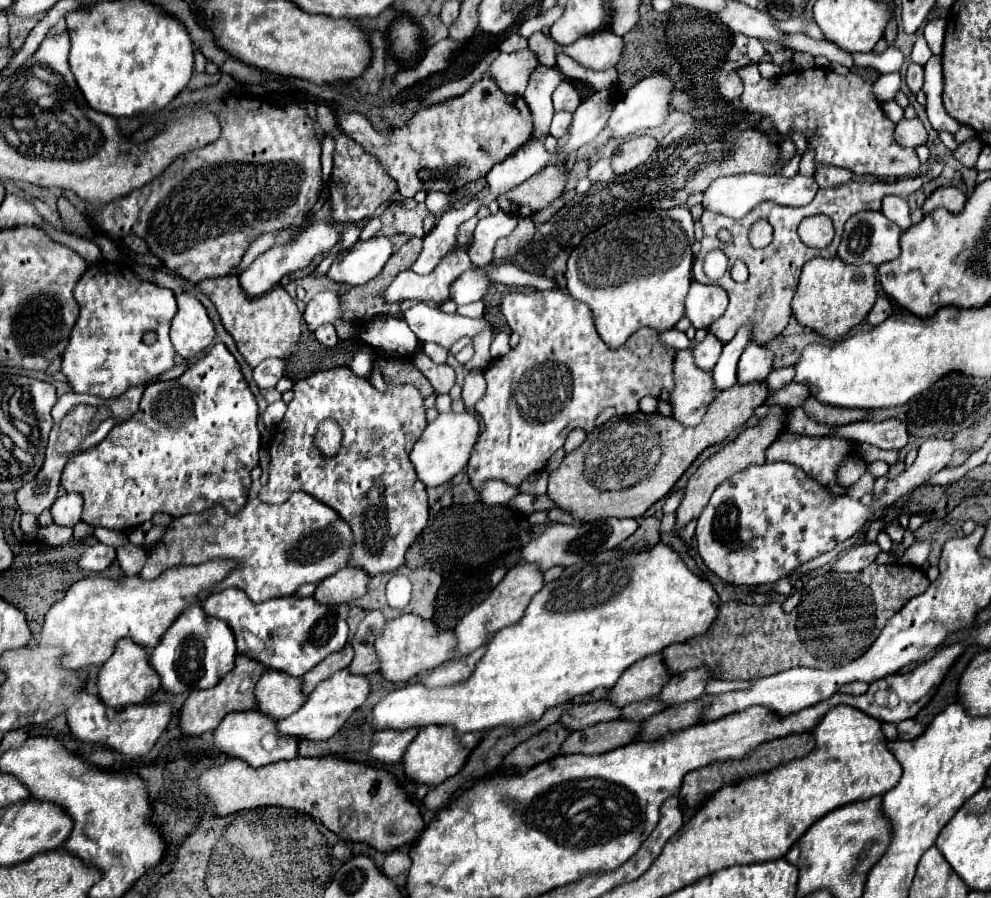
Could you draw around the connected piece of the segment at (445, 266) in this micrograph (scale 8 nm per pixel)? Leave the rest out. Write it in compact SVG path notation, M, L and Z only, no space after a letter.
M460 248L452 254L444 256L442 262L426 276L418 276L412 270L406 270L396 276L396 280L384 292L386 302L398 300L422 300L422 302L436 302L442 304L448 300L452 282L468 268L476 268L468 254Z

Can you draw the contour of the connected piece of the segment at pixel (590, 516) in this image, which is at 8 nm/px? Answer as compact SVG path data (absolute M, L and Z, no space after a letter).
M750 382L750 384L734 384L728 390L722 390L712 406L708 408L704 420L698 426L680 426L674 418L664 418L660 414L648 414L648 422L652 422L654 430L658 432L660 442L660 462L648 466L648 478L644 482L636 482L636 486L628 486L628 490L596 490L592 482L588 482L588 474L584 474L584 450L588 446L580 446L576 452L568 454L560 468L550 472L548 476L548 496L560 506L572 512L576 520L582 522L594 522L600 518L638 518L647 509L664 498L670 488L676 484L676 480L684 474L684 470L694 462L694 458L708 446L724 442L730 434L734 434L738 428L744 426L744 422L754 414L754 410L764 404L770 390L764 386L764 382Z

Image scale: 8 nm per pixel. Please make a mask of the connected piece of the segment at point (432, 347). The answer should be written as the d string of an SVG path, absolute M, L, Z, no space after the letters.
M426 342L424 346L422 346L422 350L434 360L434 362L446 362L446 356L448 356L448 350L446 348L442 348L442 346L438 346L438 344L432 344L432 342Z

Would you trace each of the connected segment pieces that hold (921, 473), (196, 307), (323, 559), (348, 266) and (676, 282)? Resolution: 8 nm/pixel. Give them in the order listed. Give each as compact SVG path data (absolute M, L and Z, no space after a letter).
M928 438L920 446L916 462L910 468L906 468L900 476L896 476L894 480L888 480L888 484L886 484L886 488L884 488L882 496L880 496L880 506L882 508L892 506L908 490L918 488L930 476L934 476L936 472L946 468L948 462L952 460L954 452L956 452L956 444L952 440Z
M180 292L176 294L176 302L178 302L178 314L172 320L170 340L176 354L188 360L212 344L214 324L196 296Z
M296 492L280 506L252 498L236 514L228 514L222 506L214 506L200 514L176 518L162 540L148 550L148 560L140 576L144 580L154 580L172 566L194 566L214 558L232 558L238 566L214 588L214 592L236 586L244 590L252 602L264 602L278 596L292 596L302 584L320 582L346 568L350 550L352 530L344 518L310 494Z
M378 236L378 238L370 238L366 242L358 240L352 248L340 252L336 256L336 260L332 262L330 270L326 272L326 276L338 284L348 284L348 286L362 286L364 282L370 282L372 278L376 278L380 274L380 270L384 268L386 260L392 254L392 242L386 236Z
M680 206L672 210L652 210L644 218L616 218L590 232L570 254L566 262L566 280L570 296L584 302L594 316L594 326L602 342L610 348L624 344L632 332L650 326L660 332L674 328L684 316L684 300L692 282L692 242L694 220L690 210Z

